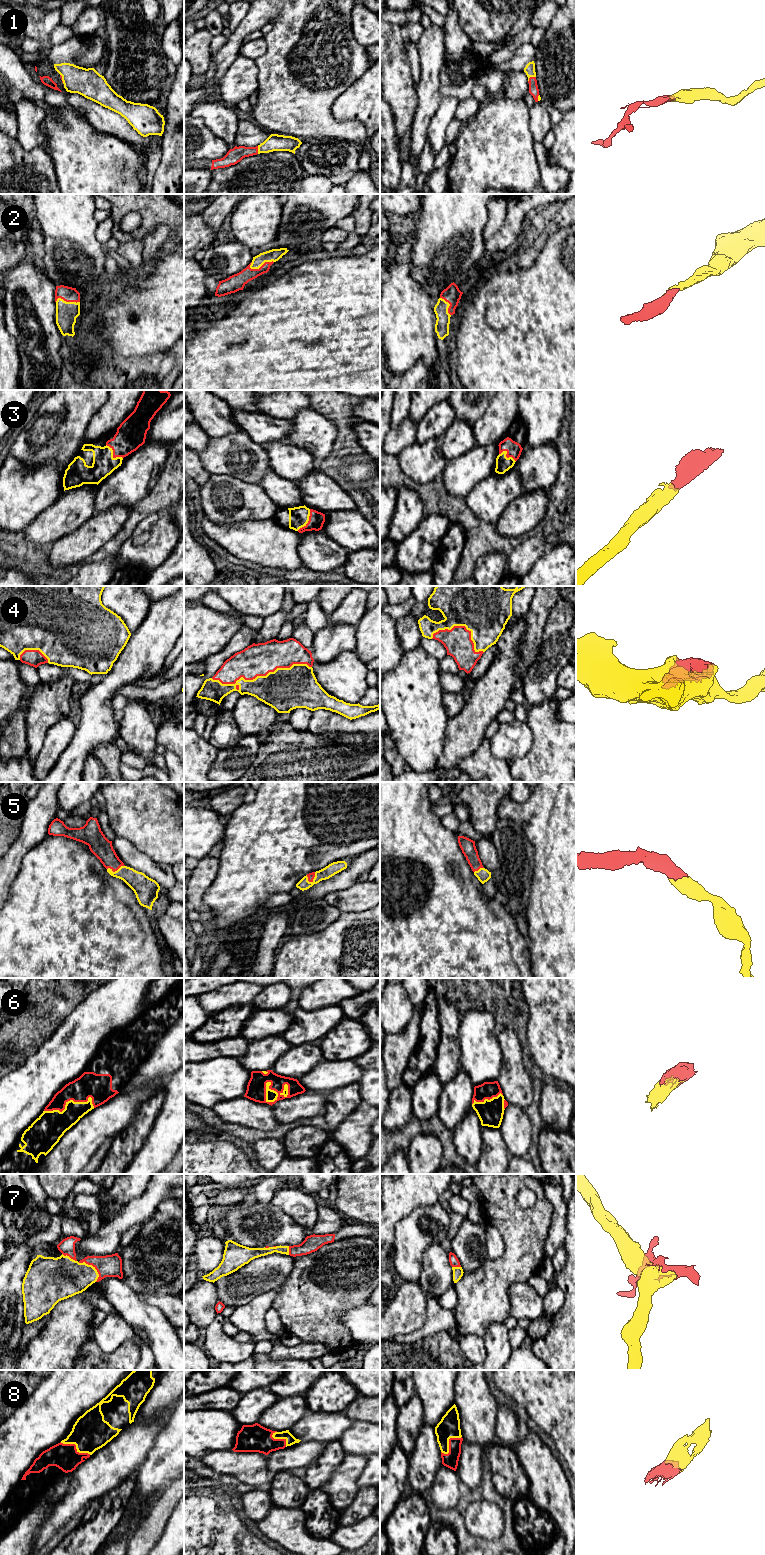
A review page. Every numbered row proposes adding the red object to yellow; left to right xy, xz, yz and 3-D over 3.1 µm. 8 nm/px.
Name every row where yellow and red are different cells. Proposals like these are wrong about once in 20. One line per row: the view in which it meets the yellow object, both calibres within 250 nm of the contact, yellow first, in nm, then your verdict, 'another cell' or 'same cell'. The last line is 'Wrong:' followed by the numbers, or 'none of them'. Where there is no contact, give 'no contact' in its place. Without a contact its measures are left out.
1: yz | 80/80 nm | same cell
2: xz | 100/140 nm | same cell
3: xy | 180/240 nm | same cell
4: xz | 340/260 nm | same cell
5: xy | 170/170 nm | same cell
6: xz | 90/160 nm | same cell
7: xy | 320/180 nm | same cell
8: xy | 300/200 nm | same cell
Wrong: none of them

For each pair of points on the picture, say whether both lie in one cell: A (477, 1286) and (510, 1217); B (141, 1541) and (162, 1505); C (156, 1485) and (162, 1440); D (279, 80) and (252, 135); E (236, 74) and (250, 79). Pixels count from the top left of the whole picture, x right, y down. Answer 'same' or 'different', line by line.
A: same
B: same
C: same
D: different
E: same

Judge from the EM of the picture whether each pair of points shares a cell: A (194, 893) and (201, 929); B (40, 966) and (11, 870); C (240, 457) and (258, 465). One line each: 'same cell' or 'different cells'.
A: different cells
B: different cells
C: same cell

